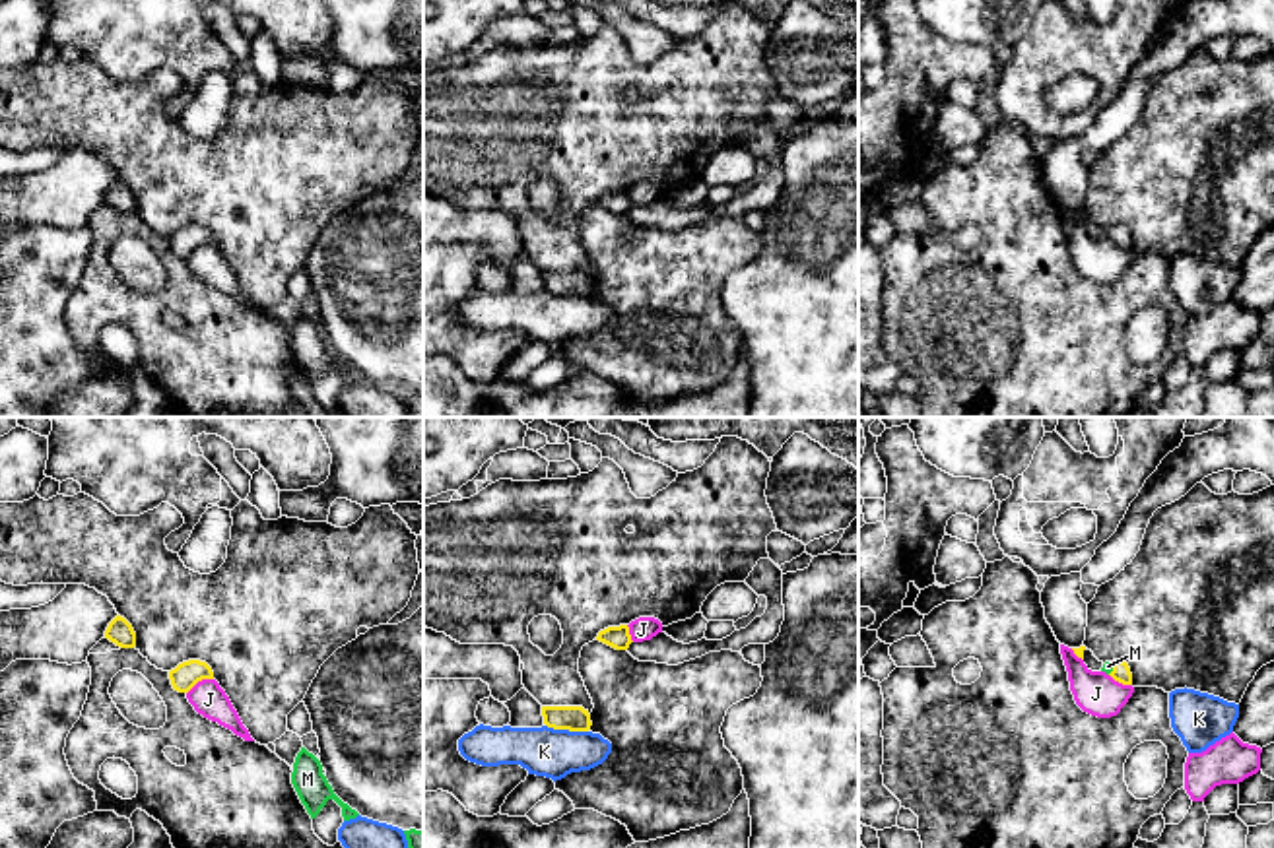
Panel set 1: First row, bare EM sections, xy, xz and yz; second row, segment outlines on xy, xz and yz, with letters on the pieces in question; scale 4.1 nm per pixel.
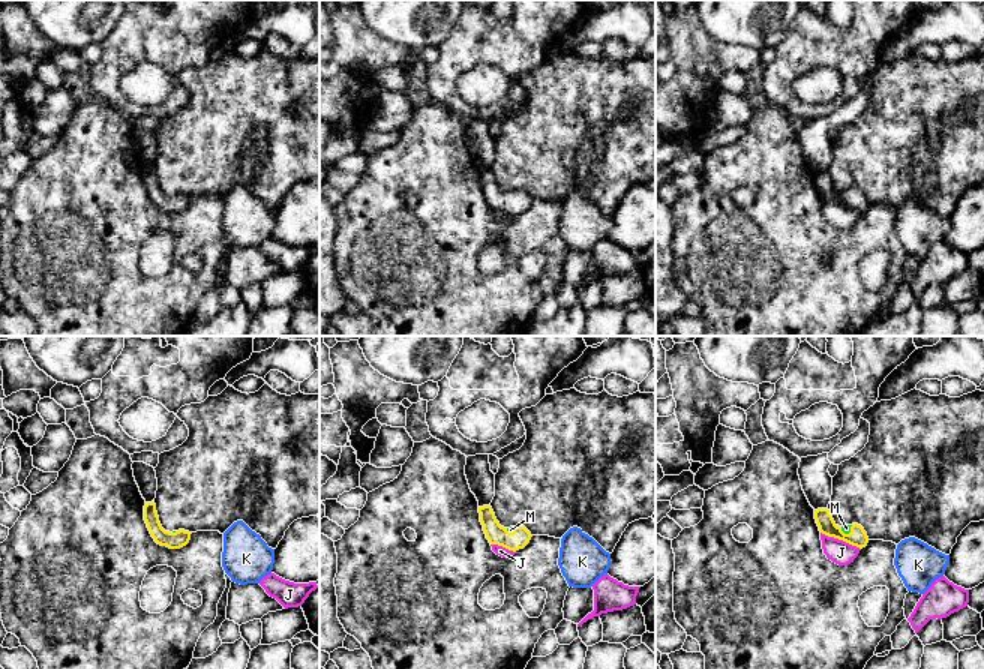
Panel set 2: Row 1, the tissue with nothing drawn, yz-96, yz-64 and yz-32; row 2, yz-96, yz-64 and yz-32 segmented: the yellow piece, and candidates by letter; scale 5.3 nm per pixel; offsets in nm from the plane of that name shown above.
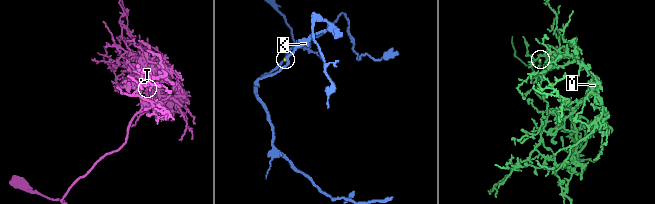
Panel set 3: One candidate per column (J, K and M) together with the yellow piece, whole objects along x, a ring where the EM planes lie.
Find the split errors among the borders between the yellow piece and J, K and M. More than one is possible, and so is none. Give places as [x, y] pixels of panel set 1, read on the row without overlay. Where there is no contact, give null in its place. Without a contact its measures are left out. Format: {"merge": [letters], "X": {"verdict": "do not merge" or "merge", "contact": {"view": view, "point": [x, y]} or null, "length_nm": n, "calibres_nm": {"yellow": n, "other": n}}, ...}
{"merge": ["M"], "J": {"verdict": "do not merge", "contact": {"view": "xy", "point": [199, 245]}, "length_nm": 130, "calibres_nm": {"yellow": 110, "other": 140}}, "K": {"verdict": "do not merge", "contact": {"view": "xz", "point": [568, 293]}, "length_nm": 180, "calibres_nm": {"yellow": 110, "other": 200}}, "M": {"verdict": "merge", "contact": {"view": "yz", "point": [1113, 233]}, "length_nm": 60, "calibres_nm": {"yellow": 80, "other": 50}}}

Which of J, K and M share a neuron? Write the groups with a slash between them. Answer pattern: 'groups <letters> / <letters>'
groups J / K / M

